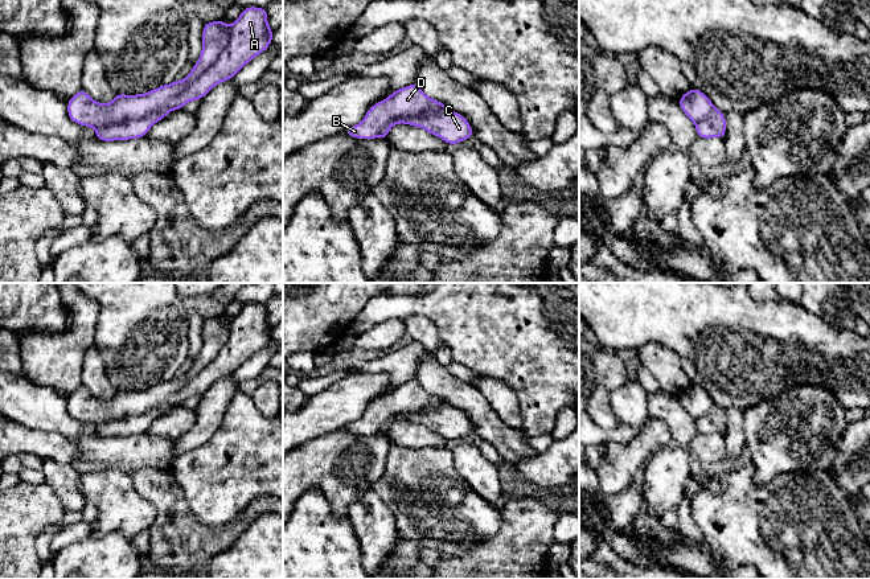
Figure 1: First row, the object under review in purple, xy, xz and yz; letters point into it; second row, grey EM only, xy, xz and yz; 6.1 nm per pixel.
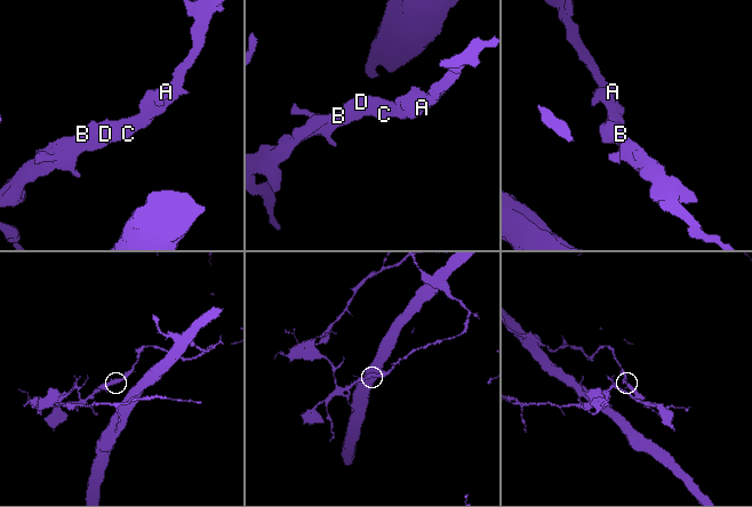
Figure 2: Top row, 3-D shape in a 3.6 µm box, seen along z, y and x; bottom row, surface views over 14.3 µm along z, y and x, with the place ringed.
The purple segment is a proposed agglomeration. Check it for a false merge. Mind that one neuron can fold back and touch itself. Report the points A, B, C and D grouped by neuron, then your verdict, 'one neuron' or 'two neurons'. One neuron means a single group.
groups A C / B D; two neurons

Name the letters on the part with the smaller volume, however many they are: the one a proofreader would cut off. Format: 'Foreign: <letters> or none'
Foreign: A, C

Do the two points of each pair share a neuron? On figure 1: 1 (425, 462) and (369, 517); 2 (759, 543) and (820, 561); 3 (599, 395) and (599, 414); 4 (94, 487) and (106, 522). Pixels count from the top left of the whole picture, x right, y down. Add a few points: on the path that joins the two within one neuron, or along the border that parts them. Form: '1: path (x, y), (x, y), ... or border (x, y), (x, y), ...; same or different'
1: border (370, 488), (390, 510), (397, 530); different
2: path (774, 549), (805, 549); same
3: path (599, 399), (599, 410); same
4: path (101, 496), (106, 501), (106, 513); same

